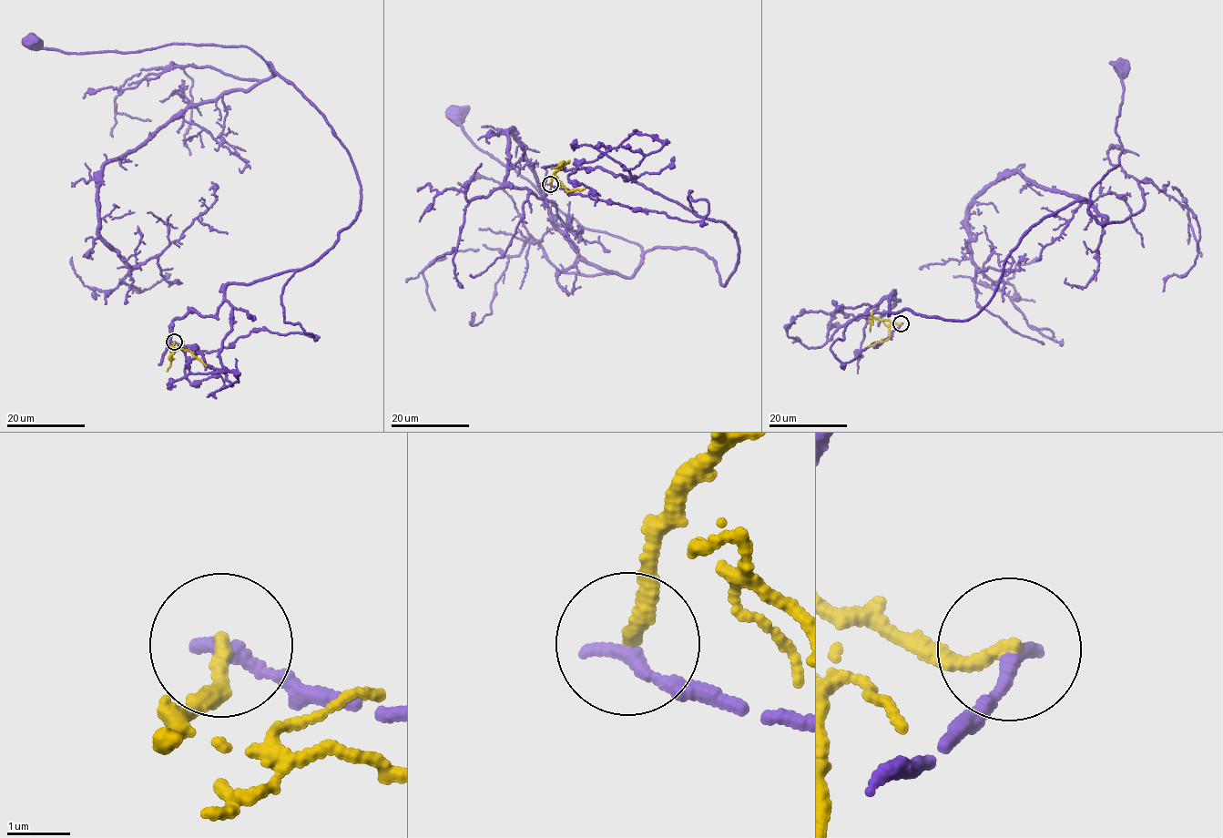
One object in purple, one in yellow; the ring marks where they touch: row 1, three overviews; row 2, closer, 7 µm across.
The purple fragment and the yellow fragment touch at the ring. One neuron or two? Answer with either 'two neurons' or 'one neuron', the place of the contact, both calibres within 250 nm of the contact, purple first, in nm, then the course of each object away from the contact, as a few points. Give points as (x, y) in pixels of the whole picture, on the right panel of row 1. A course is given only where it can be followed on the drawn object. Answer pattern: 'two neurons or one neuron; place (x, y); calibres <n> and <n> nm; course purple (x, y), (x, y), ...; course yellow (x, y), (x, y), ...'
two neurons; place (901, 323); calibres 240 and 220 nm; course purple (900, 322), (850, 362), (831, 352), (861, 314), (970, 319), (990, 301), (1025, 232), (1119, 163), (1121, 66); course yellow (900, 322), (890, 321), (889, 337), (867, 346)

